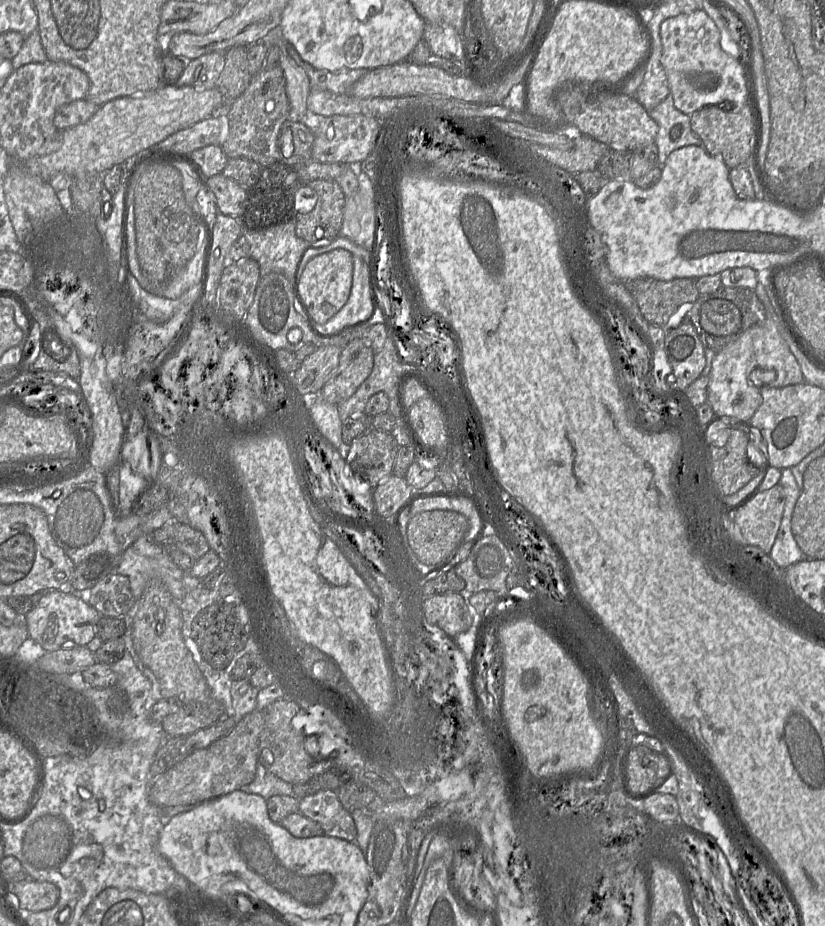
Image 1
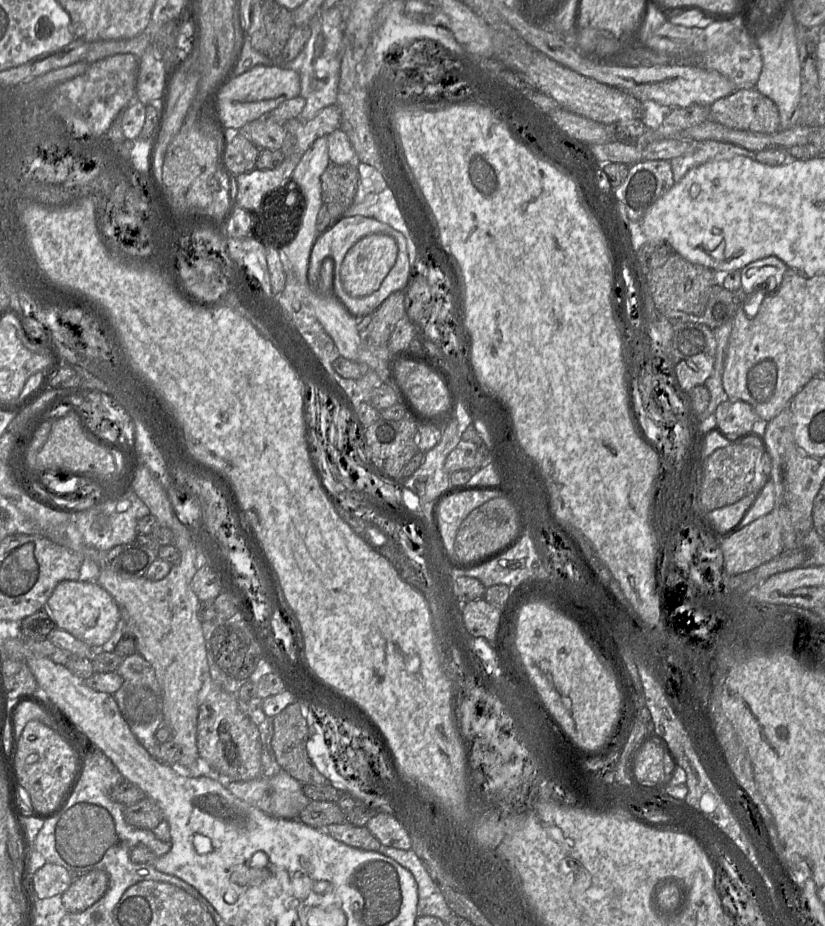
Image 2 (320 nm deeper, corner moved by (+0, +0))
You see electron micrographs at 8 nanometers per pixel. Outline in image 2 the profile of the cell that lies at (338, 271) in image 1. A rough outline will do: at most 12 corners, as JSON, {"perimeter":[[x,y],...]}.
{"perimeter":[[371,234],[341,264],[354,298],[376,292],[397,258],[395,240]]}

